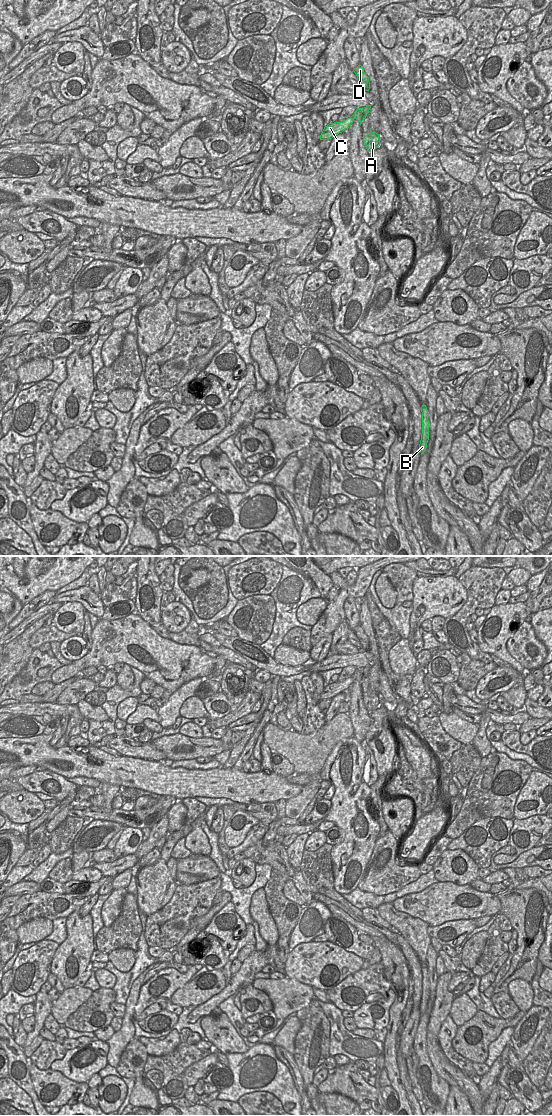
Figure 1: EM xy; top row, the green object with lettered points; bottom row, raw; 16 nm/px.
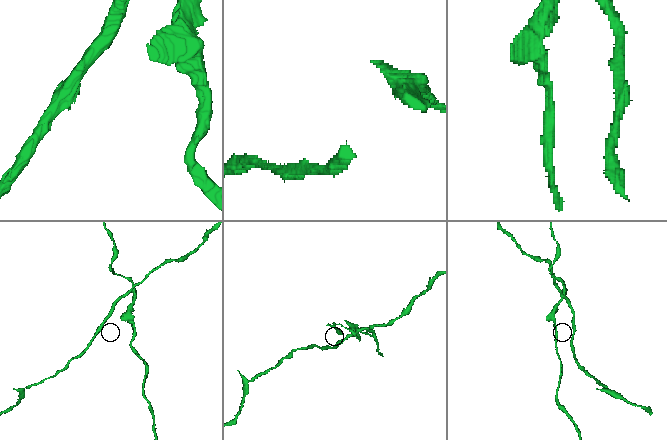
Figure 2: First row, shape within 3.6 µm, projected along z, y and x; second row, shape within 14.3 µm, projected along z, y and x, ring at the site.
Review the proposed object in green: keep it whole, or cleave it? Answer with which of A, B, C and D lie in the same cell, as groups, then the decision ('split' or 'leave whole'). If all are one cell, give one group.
groups A B D / C; split

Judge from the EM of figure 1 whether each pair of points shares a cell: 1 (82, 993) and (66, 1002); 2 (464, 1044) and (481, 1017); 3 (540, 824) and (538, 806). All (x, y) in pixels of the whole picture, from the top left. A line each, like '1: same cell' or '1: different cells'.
1: same cell
2: same cell
3: different cells

